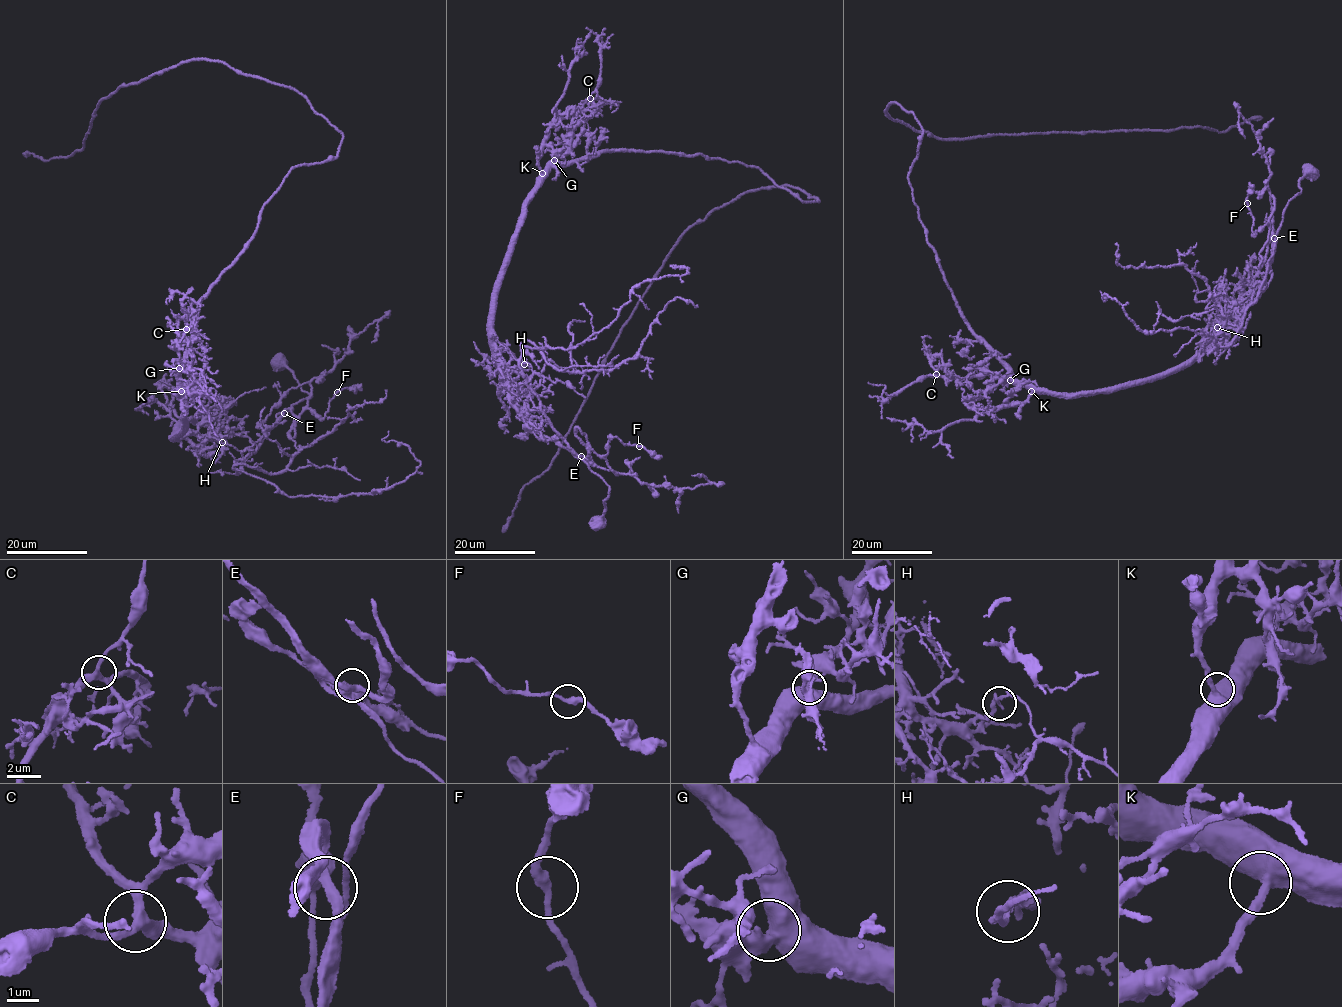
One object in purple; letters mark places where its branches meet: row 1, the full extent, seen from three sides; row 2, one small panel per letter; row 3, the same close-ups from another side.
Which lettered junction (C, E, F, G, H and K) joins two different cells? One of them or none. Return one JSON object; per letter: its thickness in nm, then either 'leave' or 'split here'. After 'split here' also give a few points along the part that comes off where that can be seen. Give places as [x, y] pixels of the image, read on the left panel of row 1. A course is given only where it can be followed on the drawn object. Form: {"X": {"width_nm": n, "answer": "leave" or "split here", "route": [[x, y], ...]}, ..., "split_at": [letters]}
{"C": {"width_nm": 300, "answer": "leave"}, "E": {"width_nm": 320, "answer": "leave"}, "F": {"width_nm": 220, "answer": "leave"}, "G": {"width_nm": 650, "answer": "leave"}, "H": {"width_nm": 160, "answer": "split here", "route": [[221, 441], [240, 451], [237, 474], [289, 497], [334, 498], [416, 471], [405, 444], [382, 440], [389, 431]]}, "K": {"width_nm": 480, "answer": "leave"}, "split_at": ["H"]}

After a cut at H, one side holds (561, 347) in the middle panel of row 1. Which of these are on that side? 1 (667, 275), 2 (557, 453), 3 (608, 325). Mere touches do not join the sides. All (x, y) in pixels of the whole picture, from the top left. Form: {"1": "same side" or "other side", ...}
{"1": "same side", "2": "other side", "3": "same side"}

